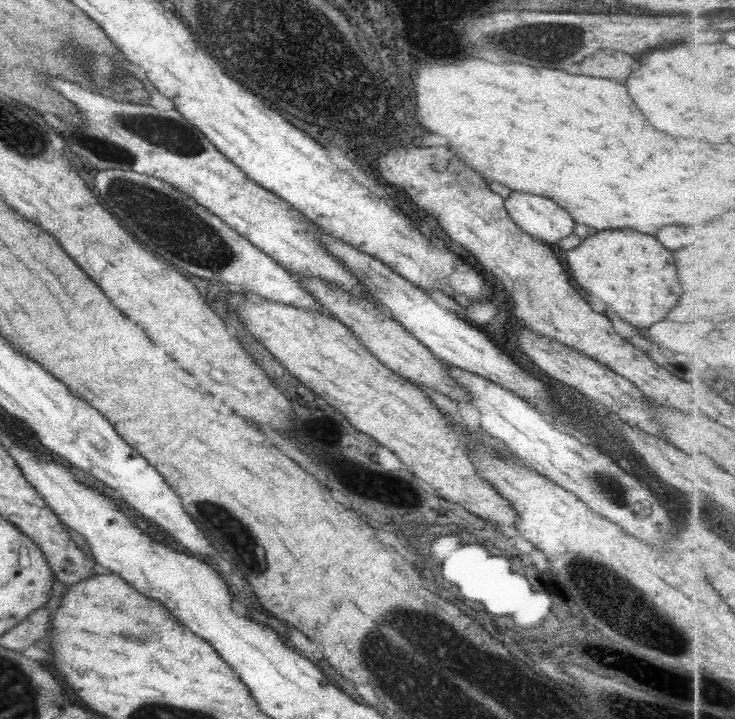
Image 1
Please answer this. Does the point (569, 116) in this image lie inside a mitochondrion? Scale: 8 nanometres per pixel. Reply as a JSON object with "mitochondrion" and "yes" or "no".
{"mitochondrion":"no"}

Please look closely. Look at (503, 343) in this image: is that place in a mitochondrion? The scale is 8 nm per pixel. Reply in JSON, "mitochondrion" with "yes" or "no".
{"mitochondrion":"no"}

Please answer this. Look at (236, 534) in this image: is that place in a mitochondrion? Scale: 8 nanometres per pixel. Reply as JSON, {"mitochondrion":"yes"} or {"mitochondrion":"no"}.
{"mitochondrion":"yes"}

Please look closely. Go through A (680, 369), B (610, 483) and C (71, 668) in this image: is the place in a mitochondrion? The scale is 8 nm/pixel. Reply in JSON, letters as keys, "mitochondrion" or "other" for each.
{"A":"other","B":"mitochondrion","C":"other"}

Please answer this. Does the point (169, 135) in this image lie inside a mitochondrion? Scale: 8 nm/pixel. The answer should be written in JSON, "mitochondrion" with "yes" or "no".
{"mitochondrion":"yes"}

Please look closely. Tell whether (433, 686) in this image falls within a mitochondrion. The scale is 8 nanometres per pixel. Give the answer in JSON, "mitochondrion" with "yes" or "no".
{"mitochondrion":"yes"}

